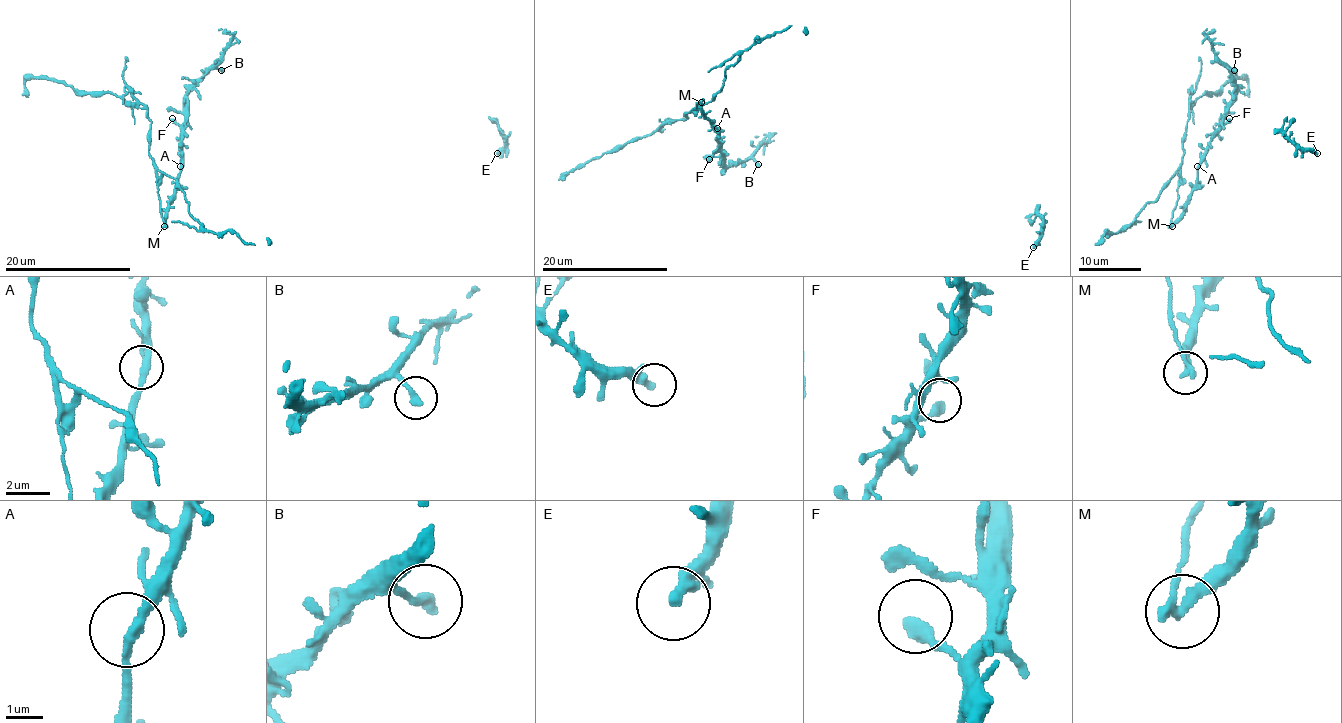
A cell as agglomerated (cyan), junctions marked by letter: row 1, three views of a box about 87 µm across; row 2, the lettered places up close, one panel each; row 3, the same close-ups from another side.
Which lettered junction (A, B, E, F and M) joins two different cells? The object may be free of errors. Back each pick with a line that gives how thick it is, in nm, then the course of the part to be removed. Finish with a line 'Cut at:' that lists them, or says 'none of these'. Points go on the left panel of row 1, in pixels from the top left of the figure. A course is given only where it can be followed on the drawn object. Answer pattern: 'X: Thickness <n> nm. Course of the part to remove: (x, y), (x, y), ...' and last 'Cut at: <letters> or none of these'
M: Thickness 280 nm. Course of the part to remove: (164, 225), (147, 111), (113, 93), (80, 93), (50, 79), (29, 77), (28, 96)
Cut at: M

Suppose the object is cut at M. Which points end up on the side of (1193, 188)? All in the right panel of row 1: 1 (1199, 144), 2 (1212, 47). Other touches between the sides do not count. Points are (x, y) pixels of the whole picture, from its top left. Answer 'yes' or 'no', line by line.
1: yes
2: yes

